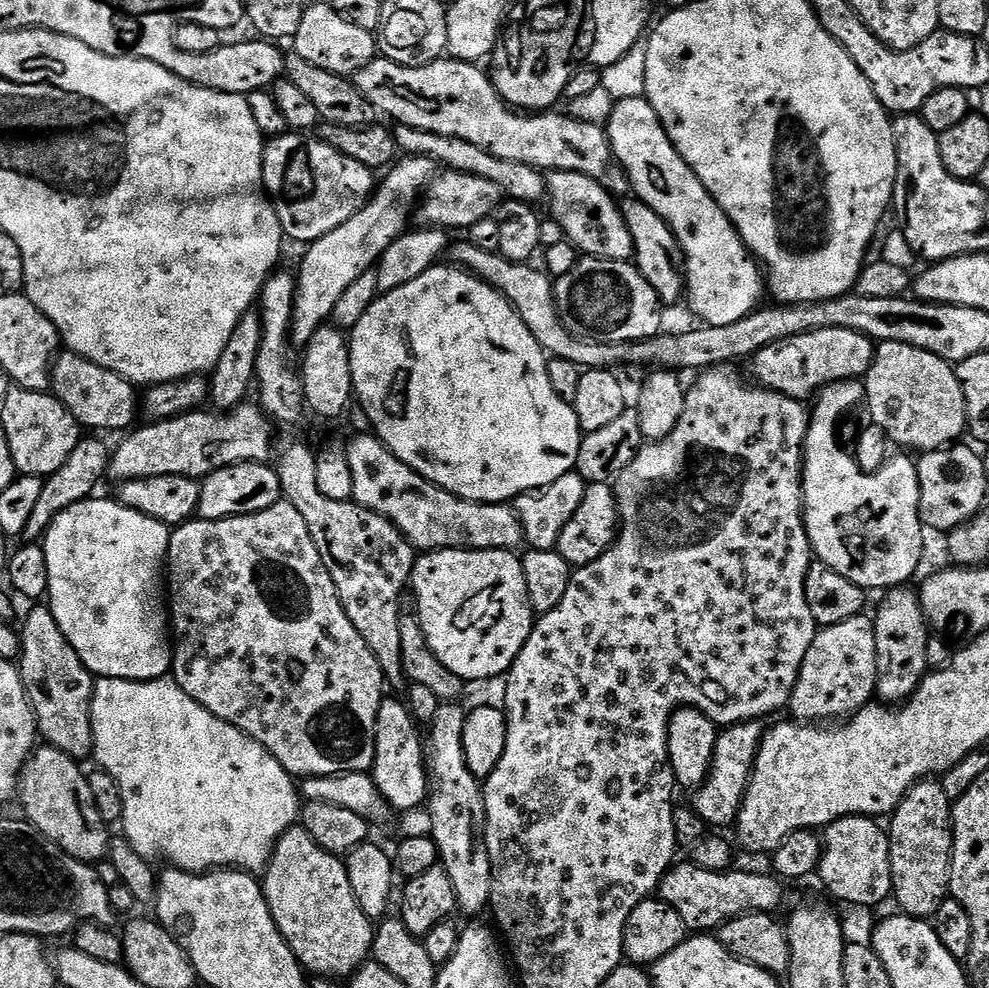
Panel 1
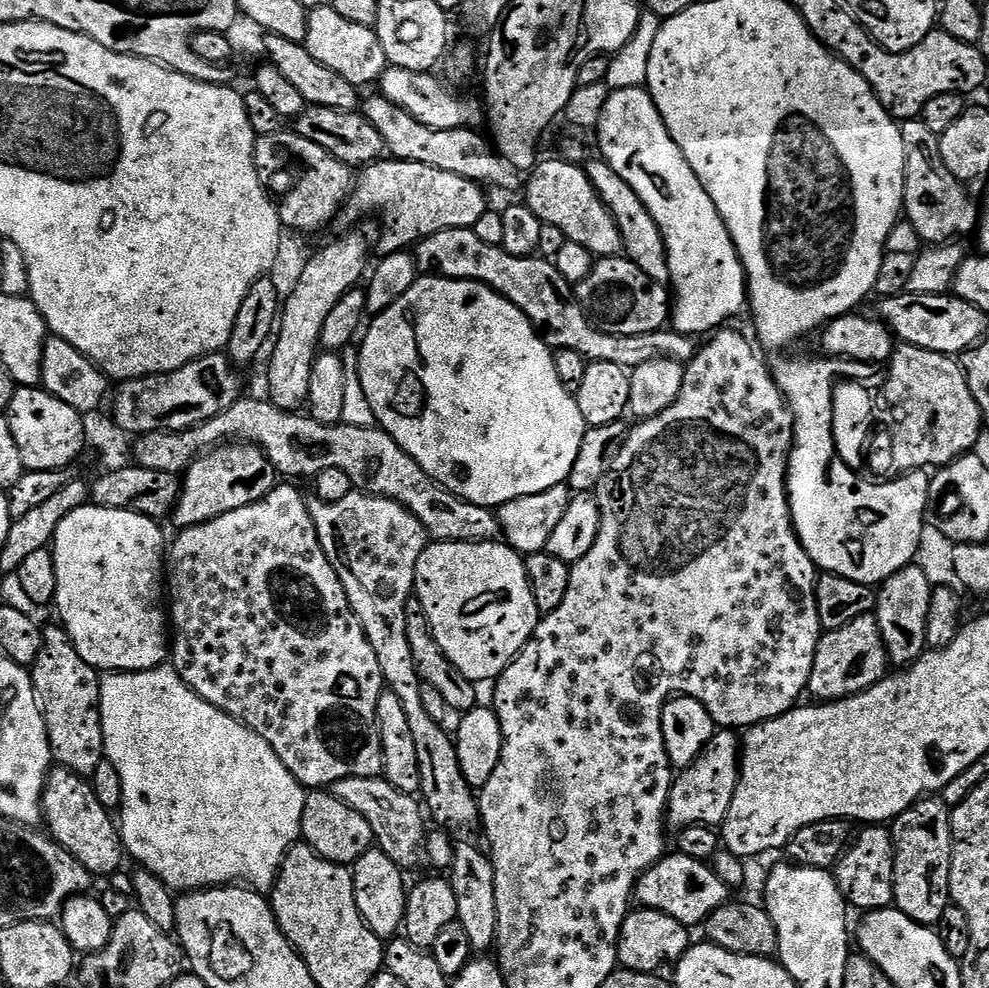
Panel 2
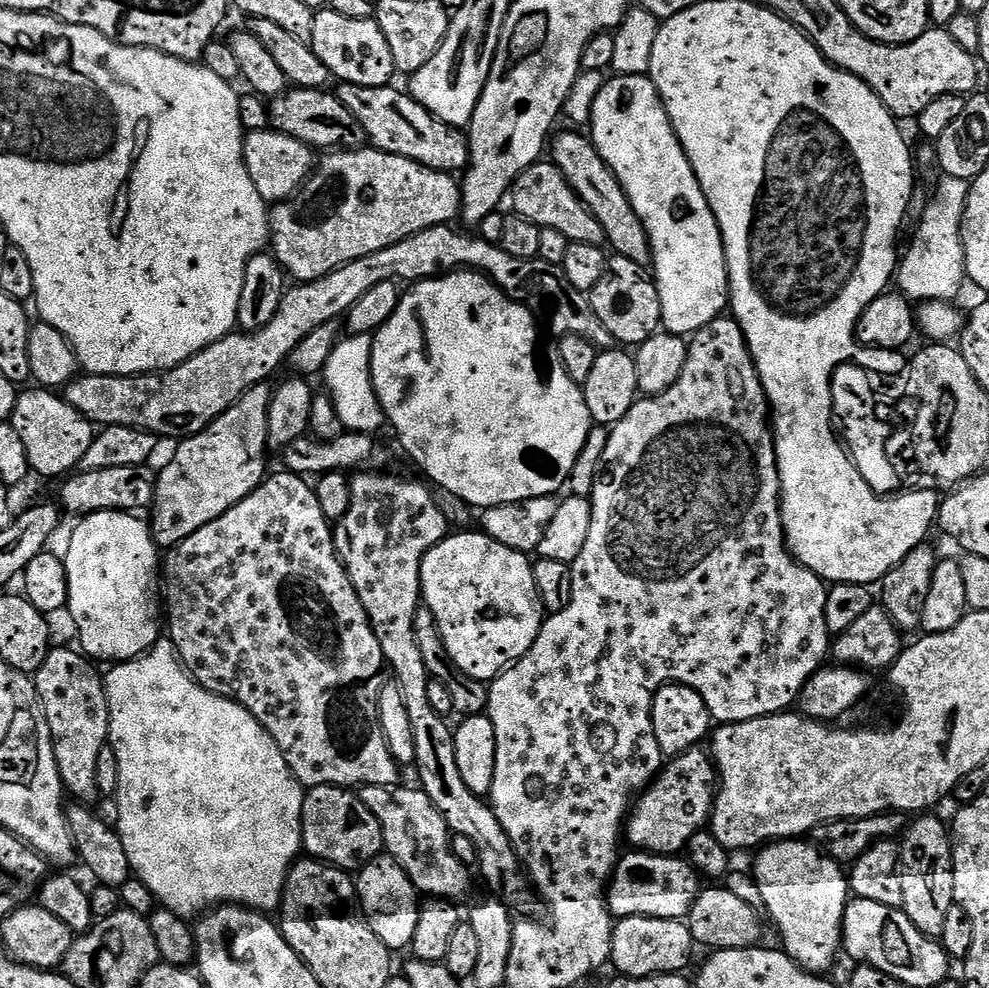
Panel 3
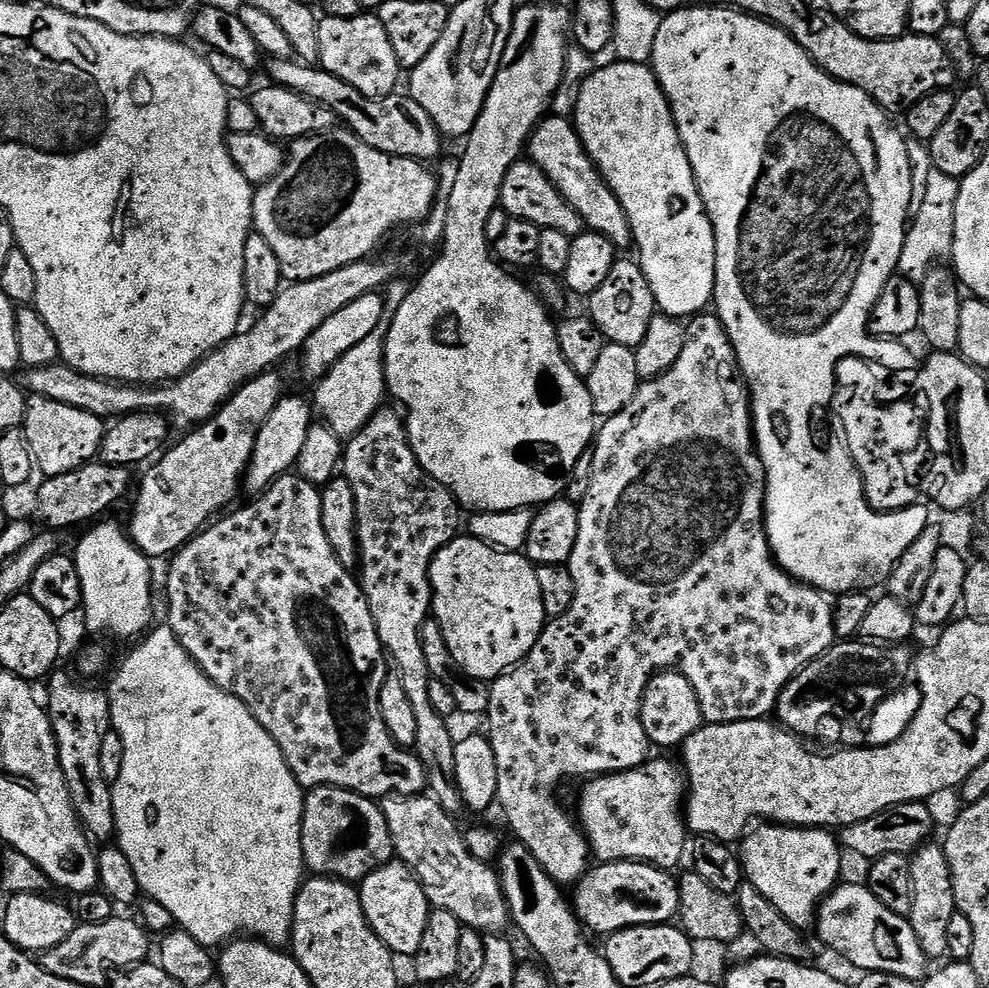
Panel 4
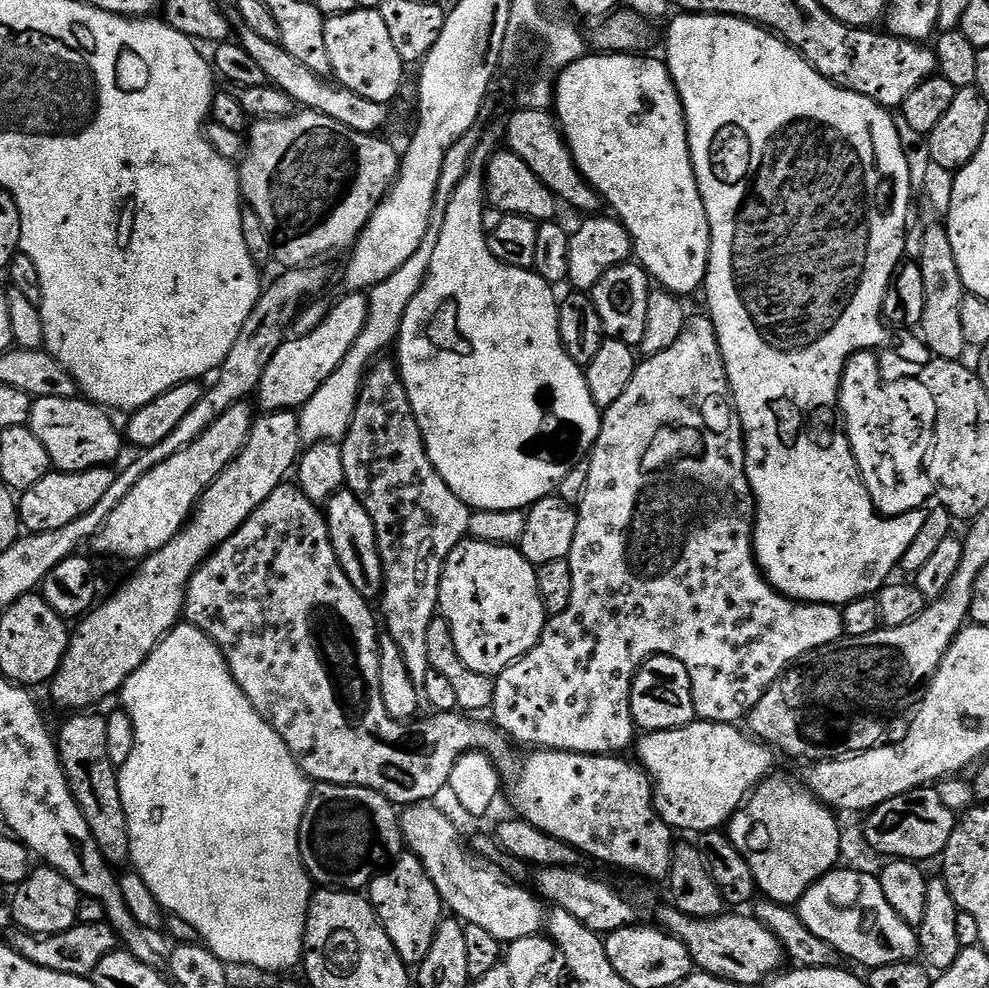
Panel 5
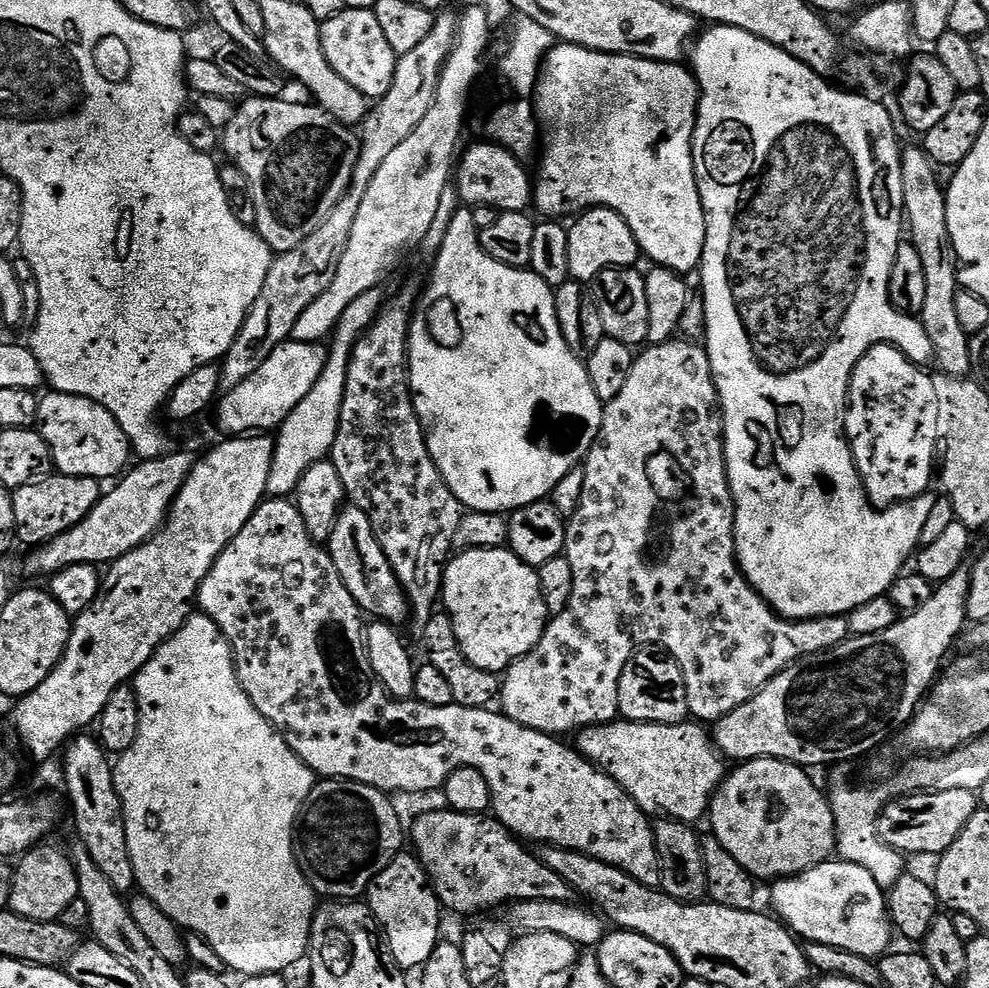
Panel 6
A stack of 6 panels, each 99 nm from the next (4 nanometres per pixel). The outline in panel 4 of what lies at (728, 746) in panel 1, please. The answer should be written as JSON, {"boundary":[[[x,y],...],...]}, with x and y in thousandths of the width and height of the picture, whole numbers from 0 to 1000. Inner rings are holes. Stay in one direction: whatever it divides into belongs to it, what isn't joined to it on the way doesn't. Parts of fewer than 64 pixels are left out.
{"boundary":[[[659,767],[648,777],[601,785],[592,794],[586,802],[584,833],[604,871],[620,874],[623,870],[646,870],[663,879],[684,881],[688,869],[693,869],[698,849],[690,821],[694,814],[694,785],[687,772]]]}

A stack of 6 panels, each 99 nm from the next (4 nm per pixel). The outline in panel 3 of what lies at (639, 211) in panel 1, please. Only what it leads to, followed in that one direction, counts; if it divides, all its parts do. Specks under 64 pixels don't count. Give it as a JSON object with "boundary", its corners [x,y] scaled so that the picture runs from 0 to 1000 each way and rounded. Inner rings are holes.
{"boundary":[[[563,133],[557,139],[557,165],[562,166],[564,172],[568,172],[572,184],[576,184],[576,188],[584,196],[586,203],[599,214],[601,221],[605,221],[605,225],[609,225],[614,250],[616,252],[619,250],[618,254],[624,259],[637,261],[637,265],[645,265],[652,269],[658,268],[659,250],[655,244],[655,238],[645,217],[641,217],[641,209],[637,209],[625,180],[617,172],[617,168],[613,168],[613,164],[605,156],[598,141],[592,135],[590,138],[586,135],[589,133],[578,133],[582,134]]]}

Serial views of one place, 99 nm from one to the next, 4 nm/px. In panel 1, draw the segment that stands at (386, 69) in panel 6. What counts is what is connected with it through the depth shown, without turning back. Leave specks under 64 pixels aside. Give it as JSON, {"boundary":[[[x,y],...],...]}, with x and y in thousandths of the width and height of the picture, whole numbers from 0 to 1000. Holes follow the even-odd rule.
{"boundary":[[[335,3],[311,4],[305,14],[305,22],[301,22],[301,30],[297,37],[298,56],[309,59],[325,71],[334,71],[334,75],[359,78],[362,71],[366,71],[382,57],[382,40],[377,33],[365,30],[355,22],[350,22],[346,14],[336,9]]]}

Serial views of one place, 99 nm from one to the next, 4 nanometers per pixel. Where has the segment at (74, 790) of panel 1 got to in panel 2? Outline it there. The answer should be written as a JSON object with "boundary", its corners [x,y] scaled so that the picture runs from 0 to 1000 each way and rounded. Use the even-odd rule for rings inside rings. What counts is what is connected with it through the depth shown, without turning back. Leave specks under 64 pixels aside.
{"boundary":[[[54,776],[44,793],[43,829],[47,834],[49,830],[53,849],[79,872],[83,872],[87,882],[97,889],[110,889],[126,878],[125,852],[121,848],[118,831],[109,826],[112,826],[110,819],[99,812],[97,801],[86,786],[72,781],[70,777]]]}

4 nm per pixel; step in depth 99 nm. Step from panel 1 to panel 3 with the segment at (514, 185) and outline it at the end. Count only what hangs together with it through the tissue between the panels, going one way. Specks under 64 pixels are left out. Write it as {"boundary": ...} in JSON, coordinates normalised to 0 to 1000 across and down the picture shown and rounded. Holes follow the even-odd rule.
{"boundary":[[[341,84],[338,96],[366,123],[366,132],[375,149],[385,154],[402,156],[415,160],[429,170],[438,170],[454,176],[464,175],[473,168],[473,139],[464,130],[454,130],[452,126],[435,116],[424,103],[417,100],[412,92],[403,93],[400,87],[375,89],[361,85]]]}

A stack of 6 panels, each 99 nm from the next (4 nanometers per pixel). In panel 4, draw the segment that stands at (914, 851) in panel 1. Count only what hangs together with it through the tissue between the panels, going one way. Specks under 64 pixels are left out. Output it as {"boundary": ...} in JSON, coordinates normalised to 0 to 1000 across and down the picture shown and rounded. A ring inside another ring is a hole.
{"boundary":[[[938,852],[927,858],[921,867],[924,917],[916,930],[922,935],[924,945],[928,949],[928,957],[932,957],[932,962],[938,967],[939,973],[950,974],[959,968],[961,929],[965,929],[968,921],[959,869],[953,857],[949,853],[942,853]]]}

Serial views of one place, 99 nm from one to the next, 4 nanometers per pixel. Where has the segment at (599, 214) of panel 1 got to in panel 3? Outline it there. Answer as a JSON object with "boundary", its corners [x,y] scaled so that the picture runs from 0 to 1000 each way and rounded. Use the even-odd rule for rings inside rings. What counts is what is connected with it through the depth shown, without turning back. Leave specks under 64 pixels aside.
{"boundary":[[[543,164],[536,167],[516,191],[517,214],[521,218],[540,225],[544,230],[565,233],[572,237],[575,245],[580,247],[606,247],[612,246],[609,225],[601,221],[601,217],[586,203],[584,196],[572,184],[568,172],[557,164]]]}

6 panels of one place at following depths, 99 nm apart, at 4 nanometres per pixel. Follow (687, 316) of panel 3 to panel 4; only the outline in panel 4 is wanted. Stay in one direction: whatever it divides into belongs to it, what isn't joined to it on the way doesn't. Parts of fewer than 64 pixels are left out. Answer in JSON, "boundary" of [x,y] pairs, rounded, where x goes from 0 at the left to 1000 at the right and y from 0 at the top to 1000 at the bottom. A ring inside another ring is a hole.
{"boundary":[[[618,63],[612,69],[604,68],[598,77],[590,80],[586,86],[584,103],[580,114],[580,124],[588,144],[593,148],[599,162],[605,168],[605,172],[611,177],[612,184],[621,192],[625,204],[629,204],[629,213],[633,213],[633,221],[637,221],[639,230],[639,241],[642,254],[647,254],[645,266],[647,272],[653,277],[657,285],[657,294],[663,303],[663,311],[672,320],[685,322],[699,322],[711,317],[712,312],[721,307],[724,298],[724,238],[720,232],[720,222],[716,220],[716,214],[712,211],[712,205],[708,199],[708,193],[704,187],[704,178],[700,175],[700,169],[696,163],[696,157],[692,151],[692,145],[688,143],[688,133],[684,131],[684,120],[679,117],[679,109],[675,101],[671,98],[671,92],[667,90],[667,84],[663,81],[663,75],[655,65],[638,66],[630,63]]]}

